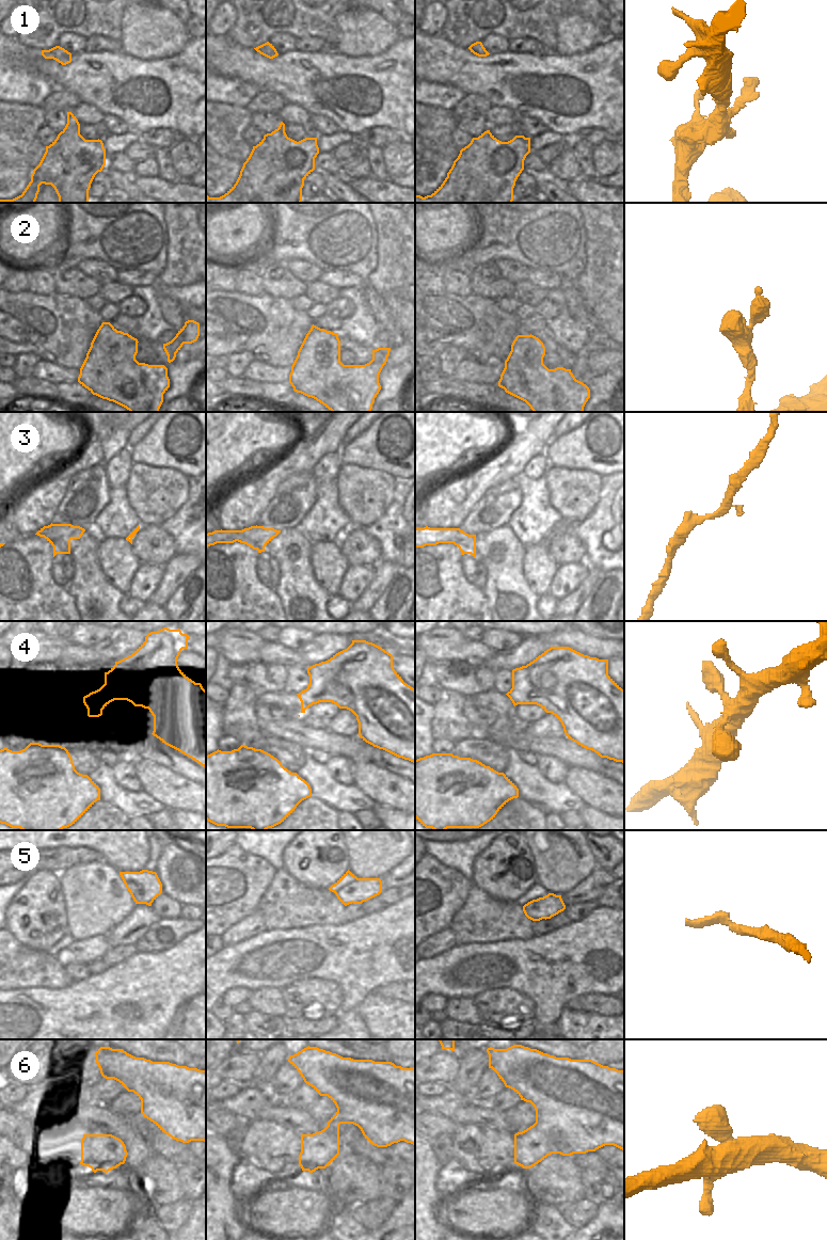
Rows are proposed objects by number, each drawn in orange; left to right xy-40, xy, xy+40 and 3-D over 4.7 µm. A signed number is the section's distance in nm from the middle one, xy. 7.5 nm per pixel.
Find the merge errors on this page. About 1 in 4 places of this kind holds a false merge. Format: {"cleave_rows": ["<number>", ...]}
{"cleave_rows": ["5"]}

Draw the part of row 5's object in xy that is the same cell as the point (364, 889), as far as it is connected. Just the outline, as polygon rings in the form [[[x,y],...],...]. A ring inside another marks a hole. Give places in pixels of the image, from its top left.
[[[359,878],[336,893],[336,896],[341,904],[347,906],[354,902],[366,902],[381,892],[382,881],[380,878]]]

